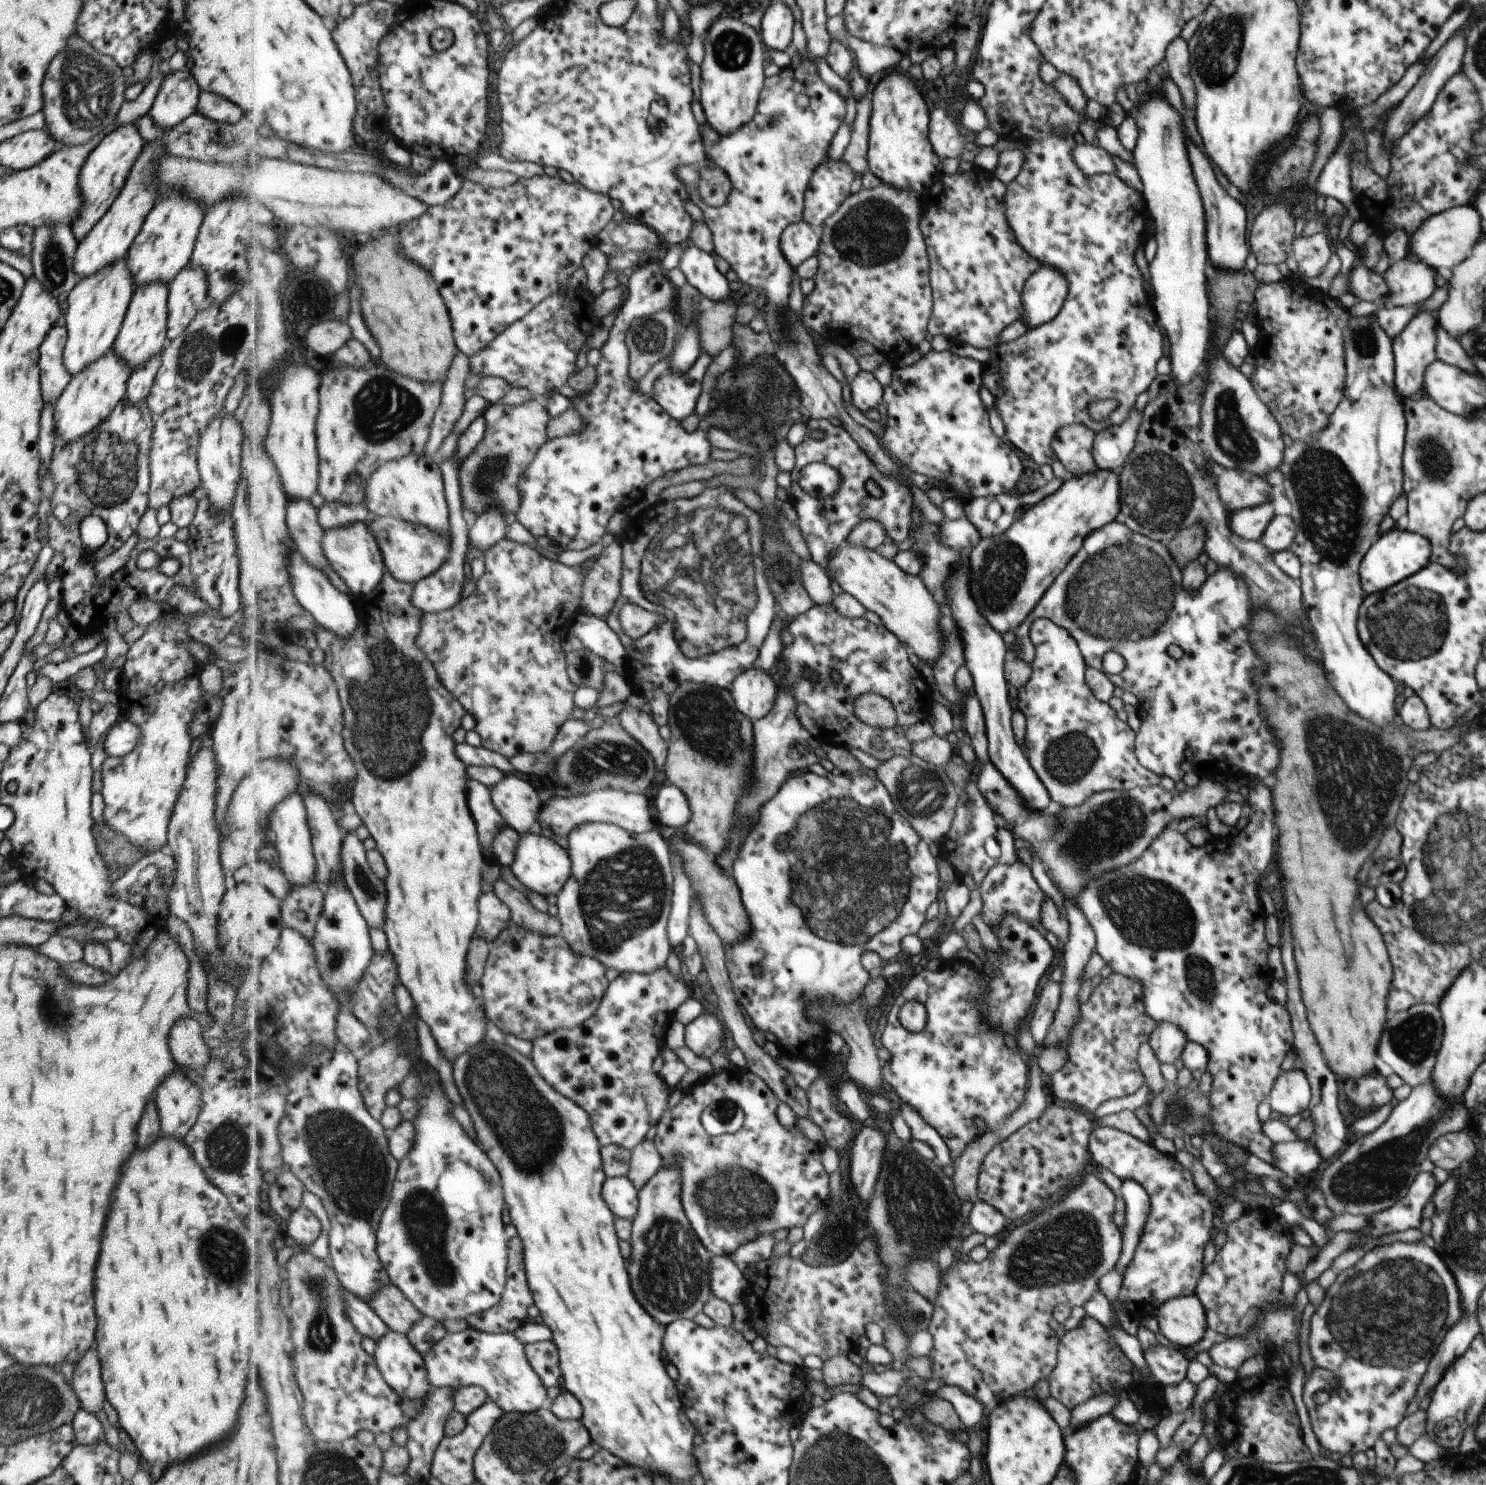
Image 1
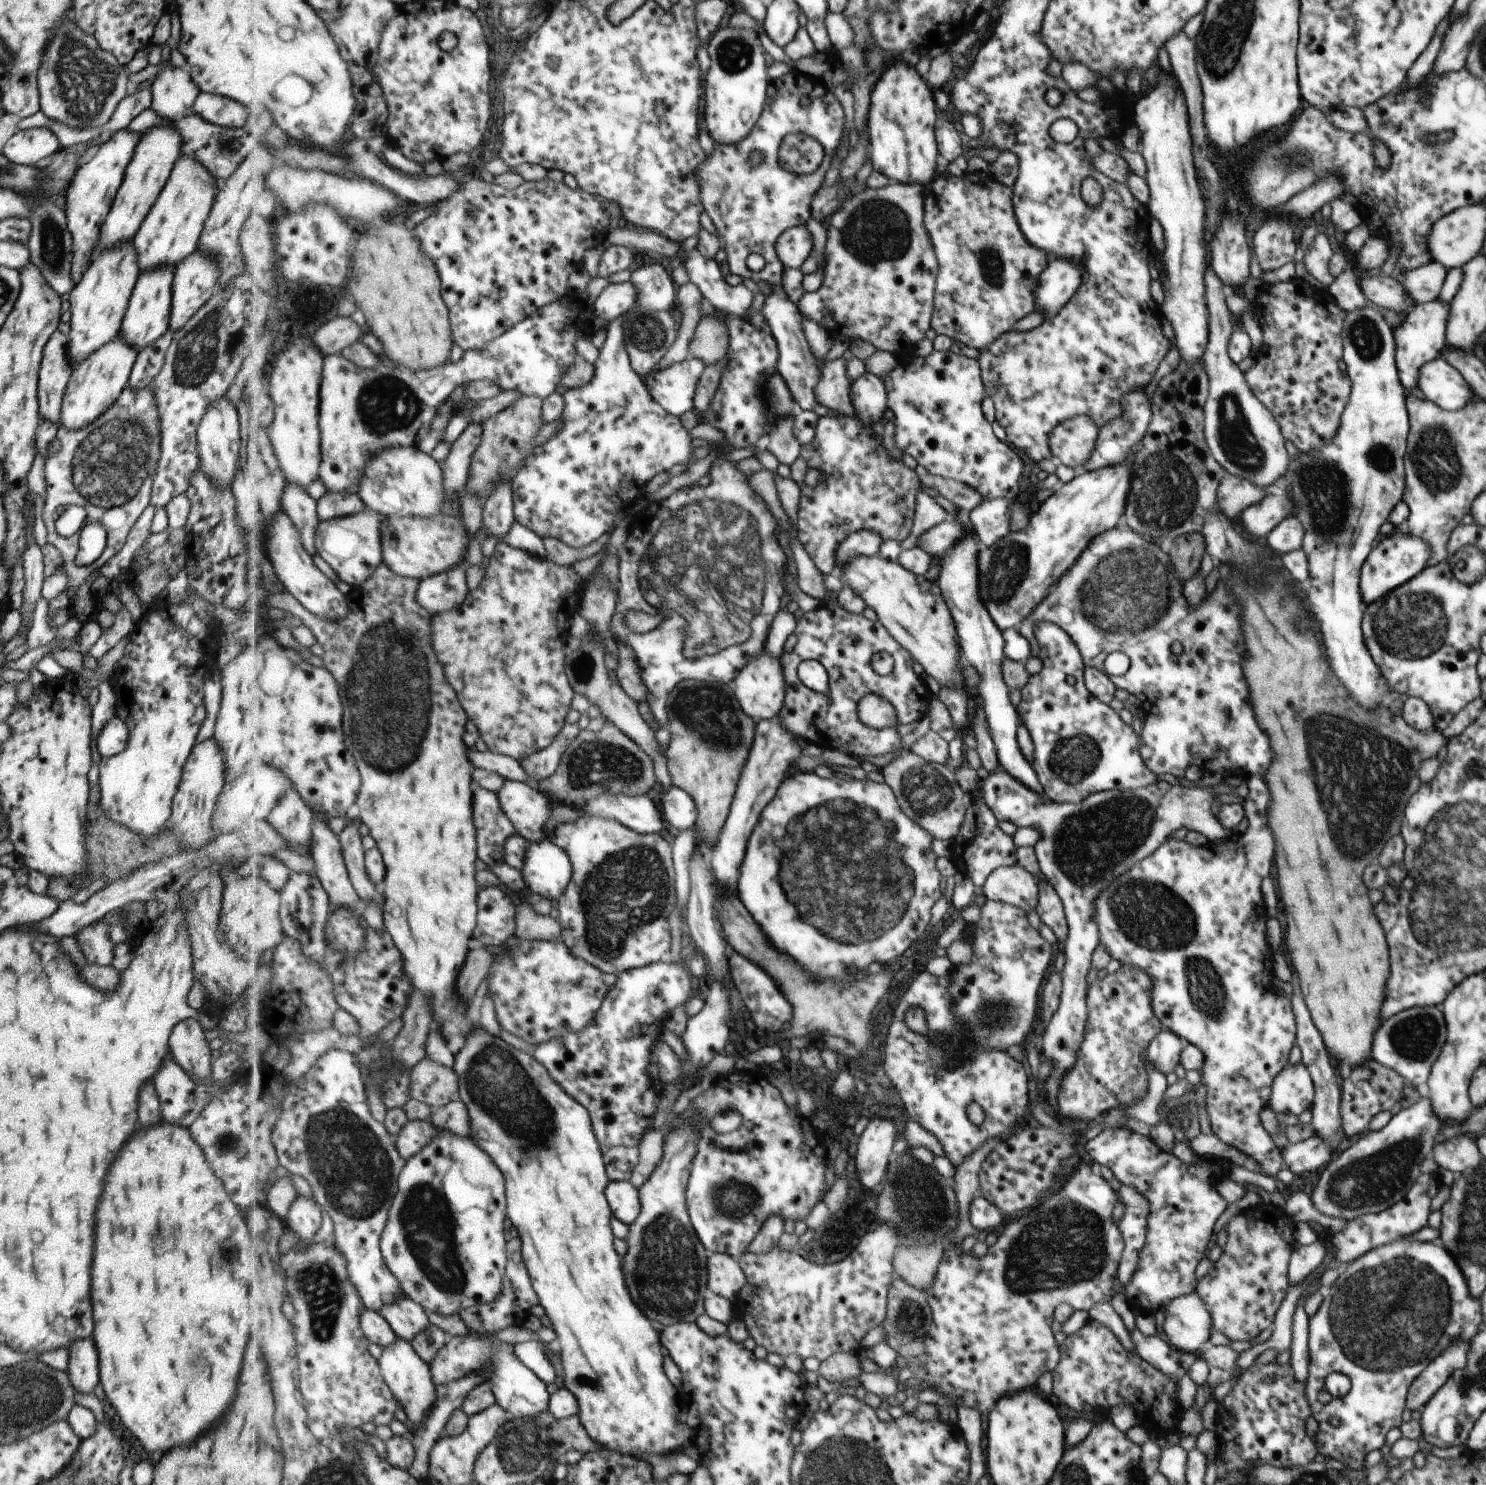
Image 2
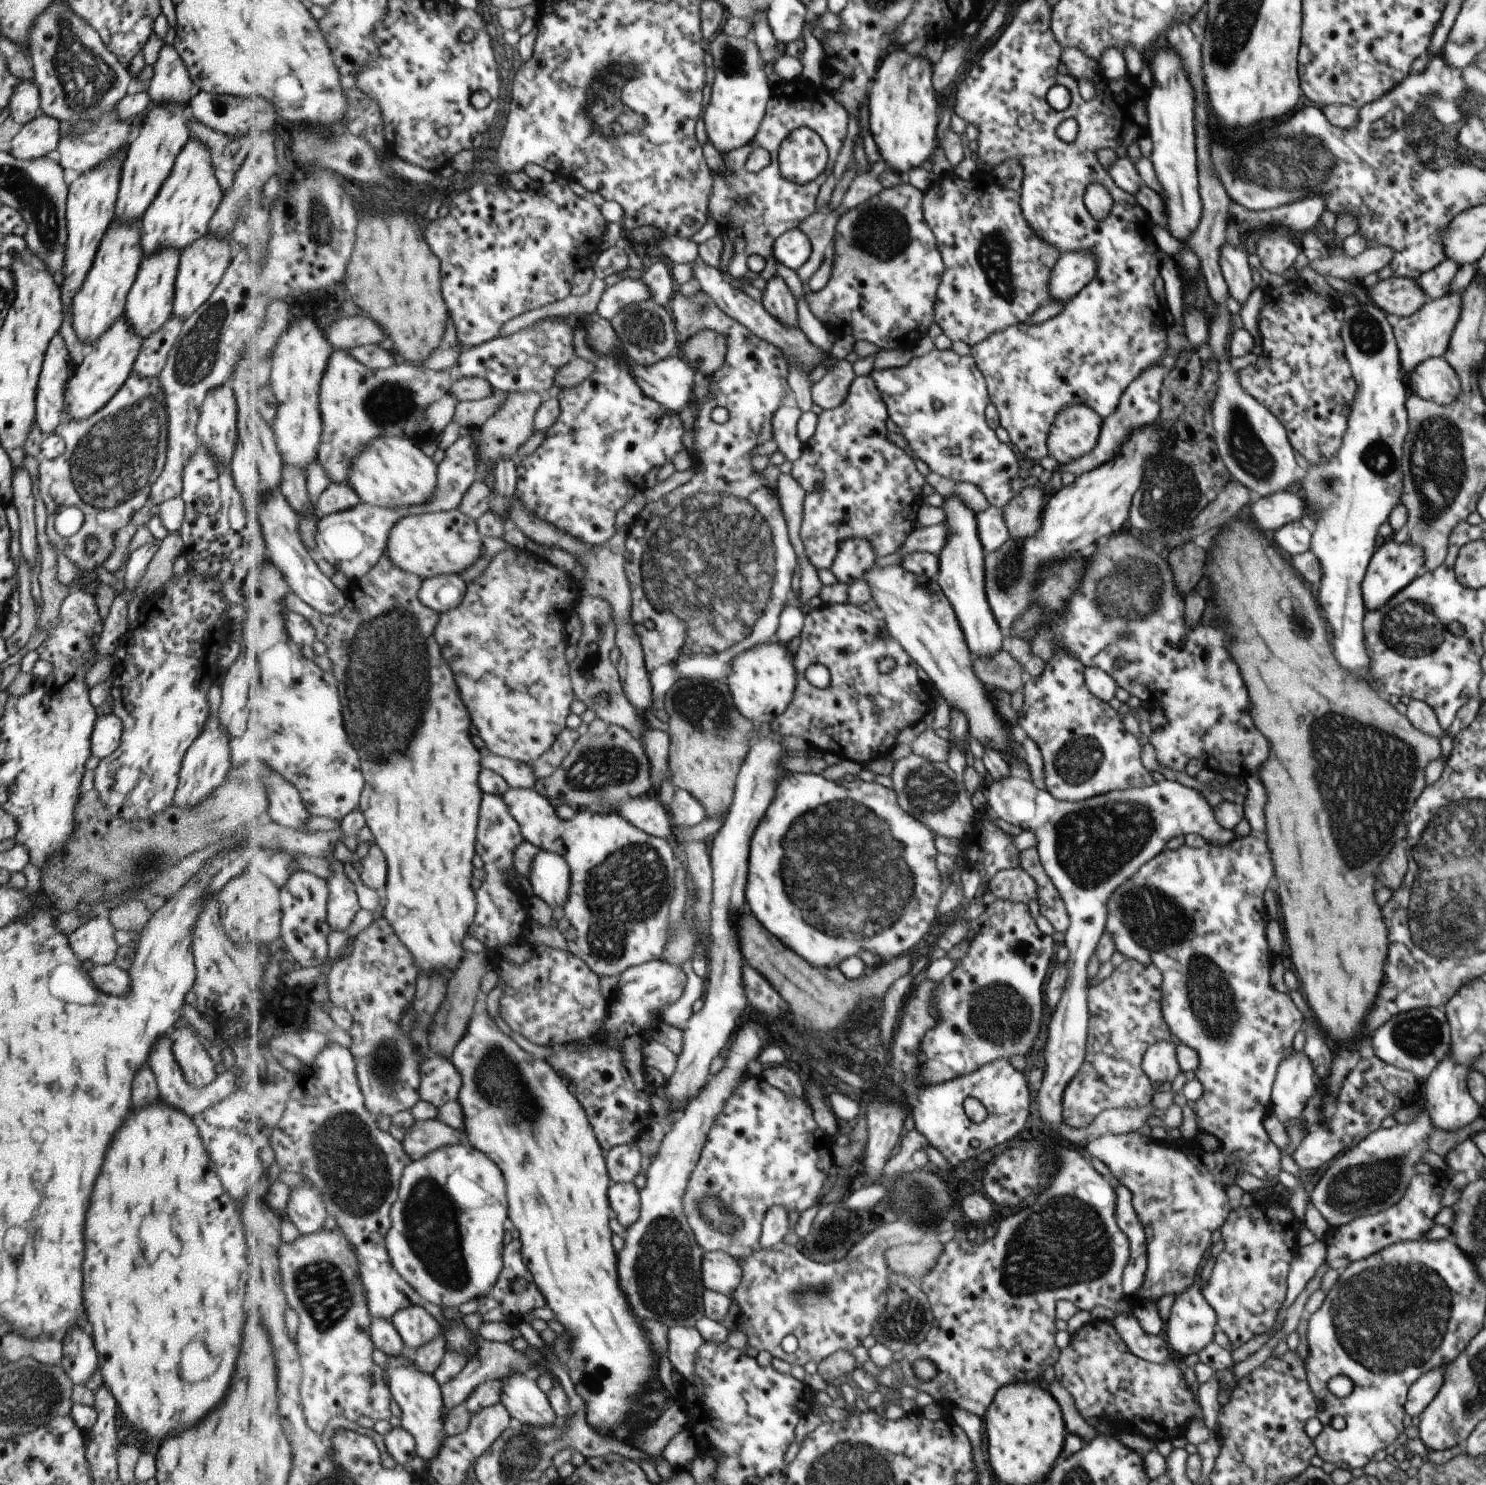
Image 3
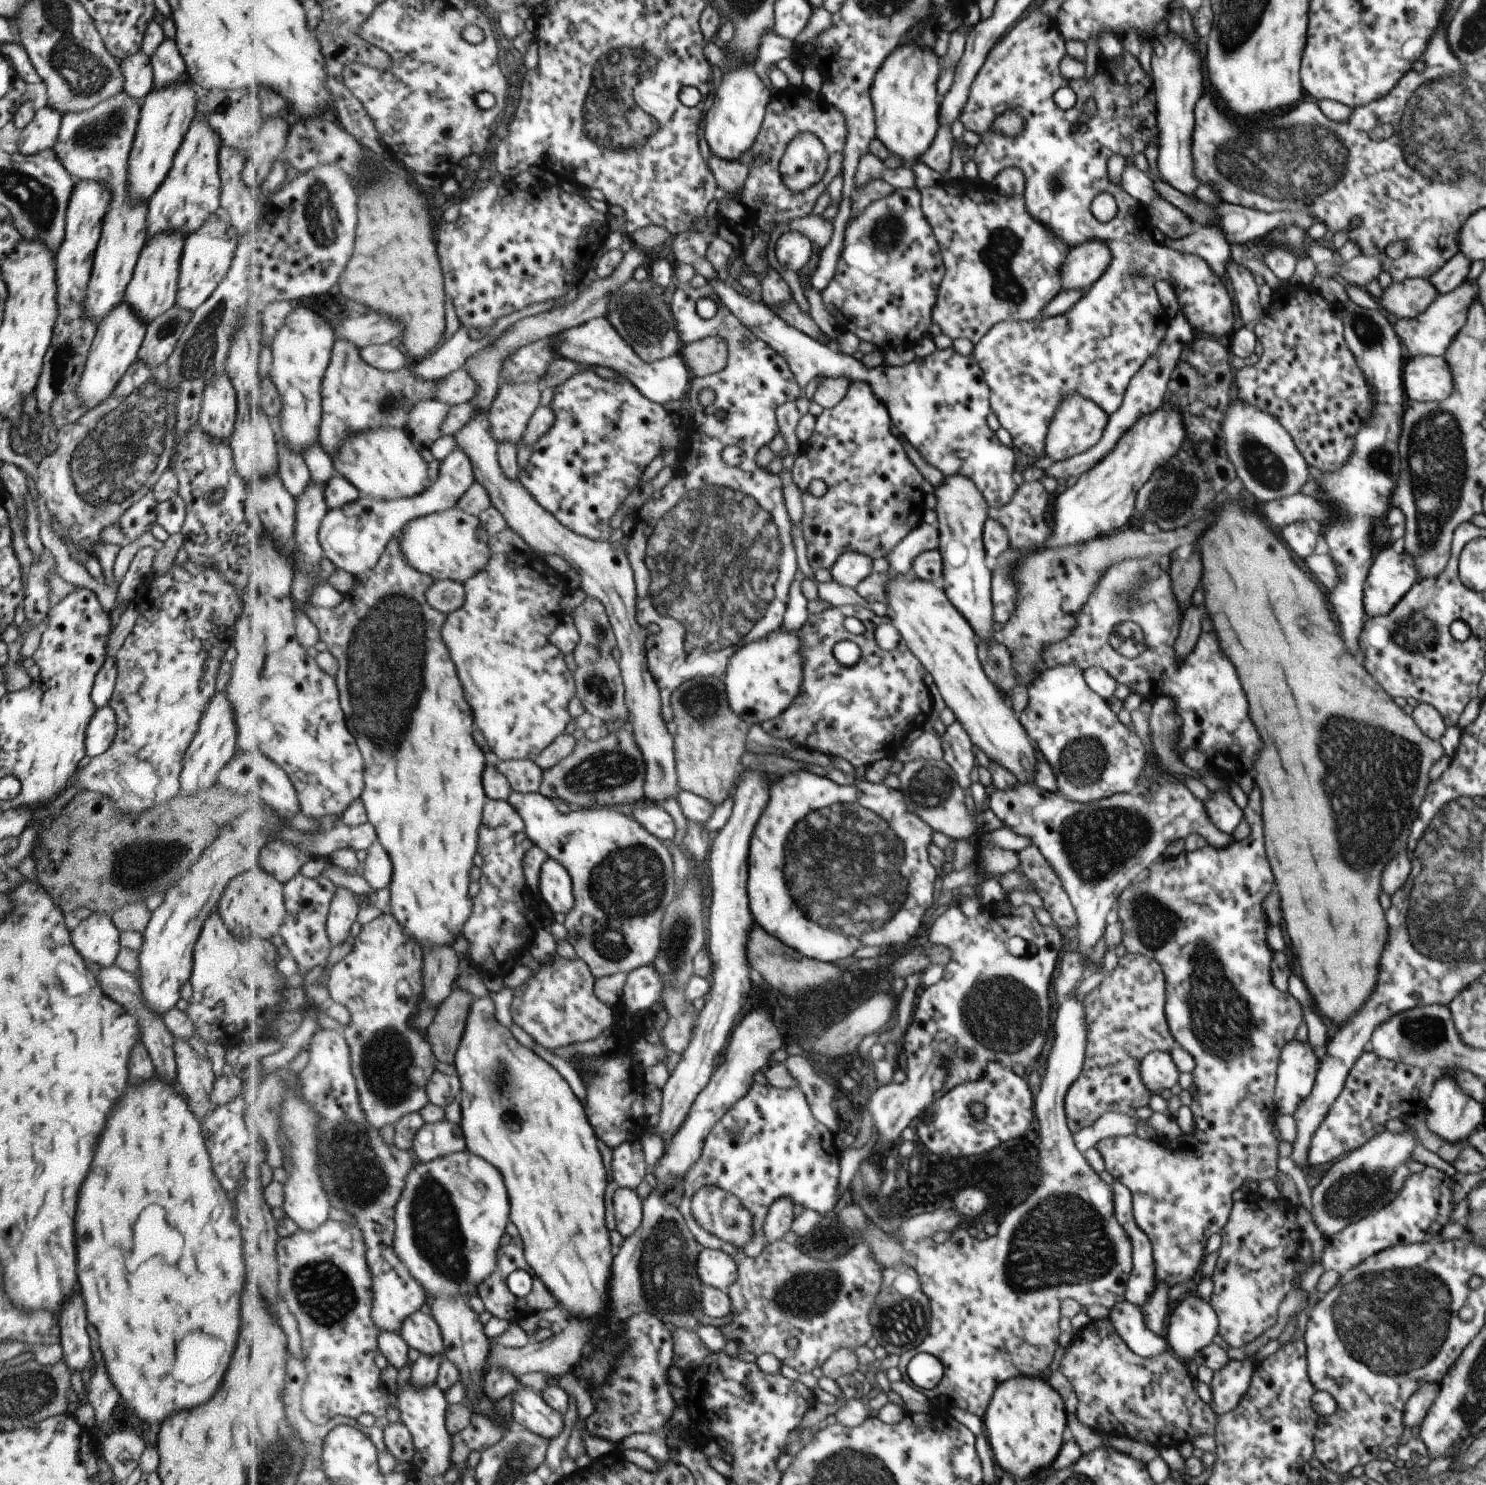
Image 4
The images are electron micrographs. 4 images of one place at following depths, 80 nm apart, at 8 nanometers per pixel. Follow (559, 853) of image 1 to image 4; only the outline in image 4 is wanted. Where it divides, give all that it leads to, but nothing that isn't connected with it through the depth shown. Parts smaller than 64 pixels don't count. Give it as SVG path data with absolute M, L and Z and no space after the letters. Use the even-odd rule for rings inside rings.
M549 858L541 866L539 892L553 914L561 913L566 916L575 906L572 876L555 858Z

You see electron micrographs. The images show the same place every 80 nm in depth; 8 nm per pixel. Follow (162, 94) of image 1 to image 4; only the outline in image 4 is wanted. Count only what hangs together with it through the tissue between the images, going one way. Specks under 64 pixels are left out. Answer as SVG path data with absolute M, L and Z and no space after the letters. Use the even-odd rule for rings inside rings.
M164 38L155 48L155 52L150 56L150 66L153 76L152 88L165 88L173 82L188 80L183 60L179 56L173 40Z

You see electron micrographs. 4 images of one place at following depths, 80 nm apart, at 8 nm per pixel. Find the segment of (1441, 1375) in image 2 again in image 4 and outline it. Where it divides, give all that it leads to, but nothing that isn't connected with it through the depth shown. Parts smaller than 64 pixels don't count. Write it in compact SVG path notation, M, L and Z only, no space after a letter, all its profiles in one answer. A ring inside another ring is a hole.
M1421 1382L1403 1406L1402 1423L1410 1428L1419 1426L1439 1390L1437 1382Z

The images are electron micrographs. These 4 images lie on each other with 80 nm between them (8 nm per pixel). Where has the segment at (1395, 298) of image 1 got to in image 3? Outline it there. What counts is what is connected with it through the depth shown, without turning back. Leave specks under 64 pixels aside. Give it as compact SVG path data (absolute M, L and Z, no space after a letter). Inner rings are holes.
M1445 259L1435 268L1420 274L1416 283L1429 299L1438 299L1449 291L1450 282L1460 267L1454 260Z

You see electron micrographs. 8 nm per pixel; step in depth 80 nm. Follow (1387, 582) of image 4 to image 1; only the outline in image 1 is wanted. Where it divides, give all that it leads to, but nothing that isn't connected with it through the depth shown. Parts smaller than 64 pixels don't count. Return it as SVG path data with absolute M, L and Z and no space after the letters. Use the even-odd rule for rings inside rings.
M1395 527L1383 533L1381 538L1373 543L1359 566L1359 581L1365 596L1383 592L1383 588L1393 586L1395 582L1402 582L1409 575L1415 575L1425 565L1431 562L1431 542L1417 533L1400 531Z

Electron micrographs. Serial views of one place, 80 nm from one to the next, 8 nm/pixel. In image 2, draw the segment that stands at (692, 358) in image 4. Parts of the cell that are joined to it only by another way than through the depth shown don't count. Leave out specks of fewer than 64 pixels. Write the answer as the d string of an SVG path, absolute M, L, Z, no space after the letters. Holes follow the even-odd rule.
M719 311L713 317L705 317L698 324L695 336L690 342L691 356L701 359L707 367L721 363L727 356L730 349L730 334L726 325L727 314Z

